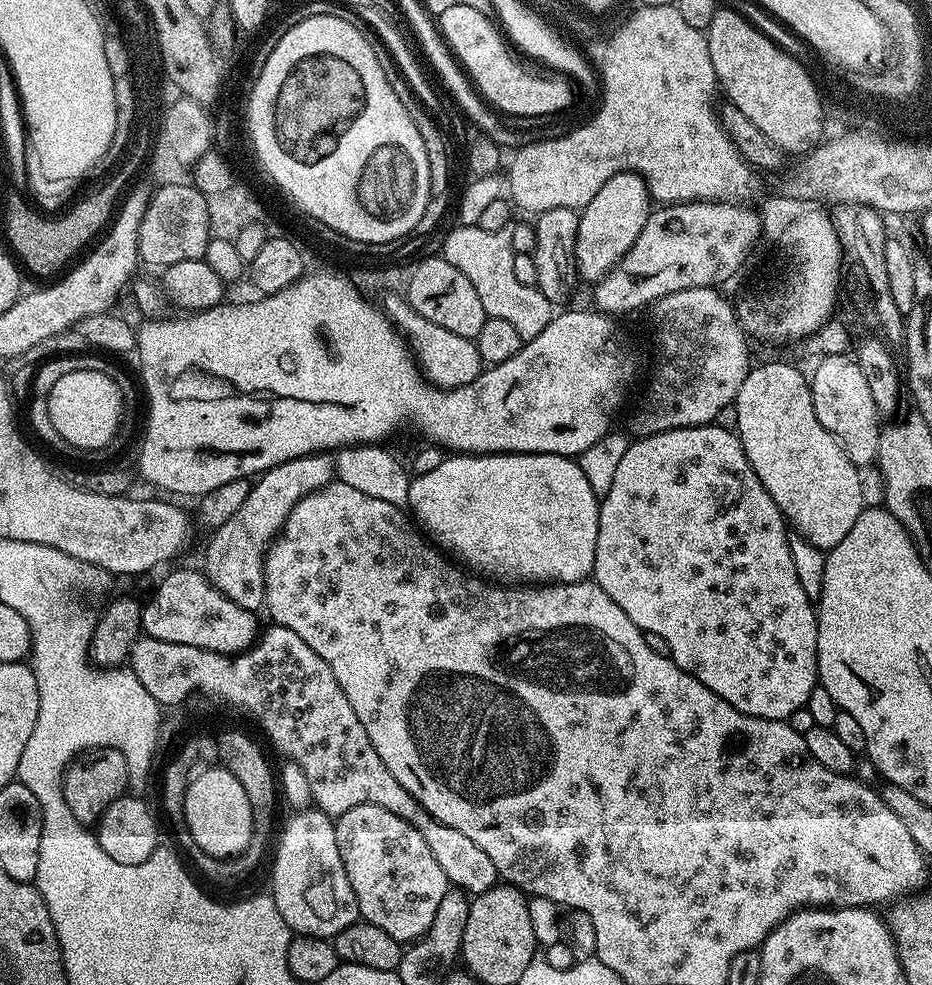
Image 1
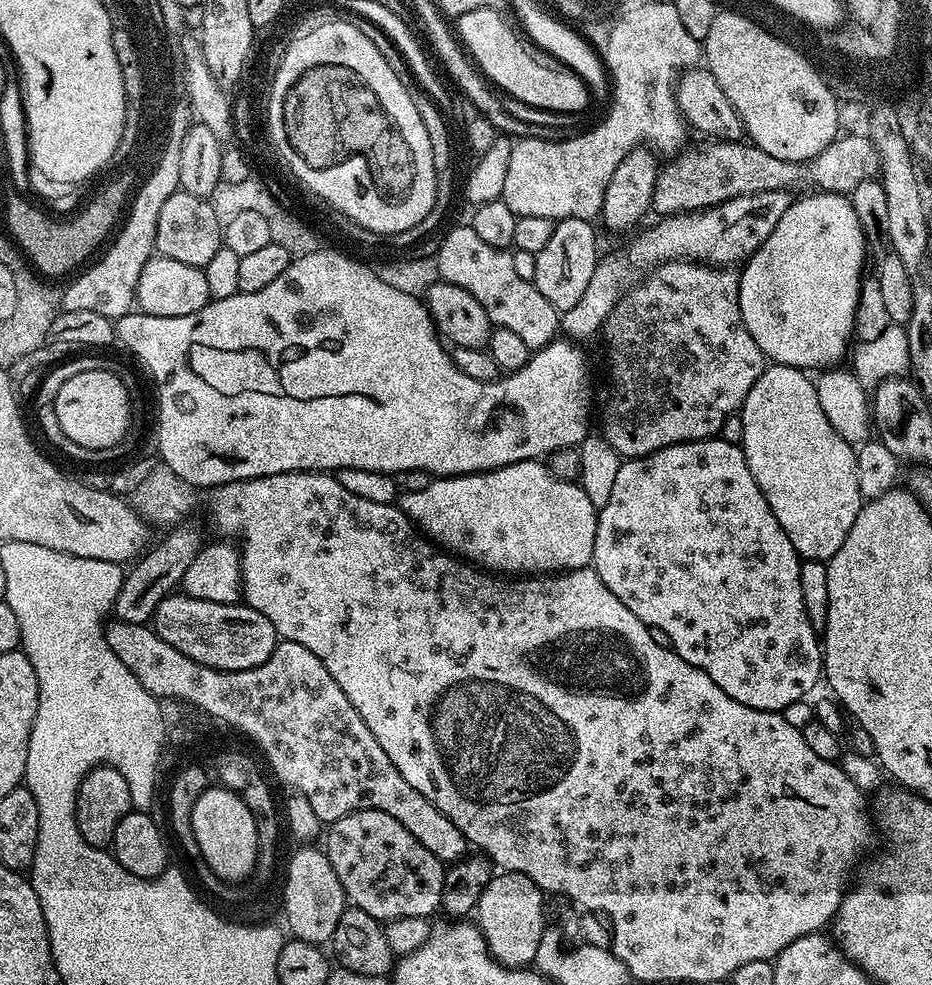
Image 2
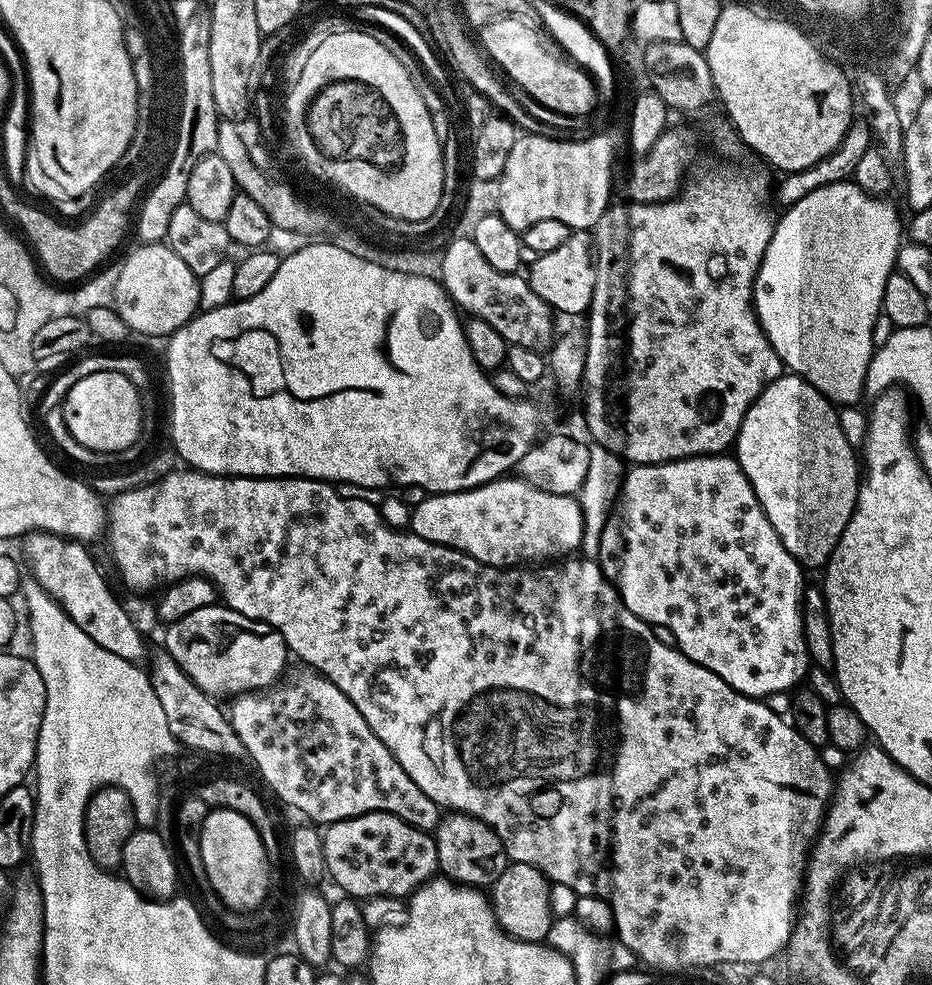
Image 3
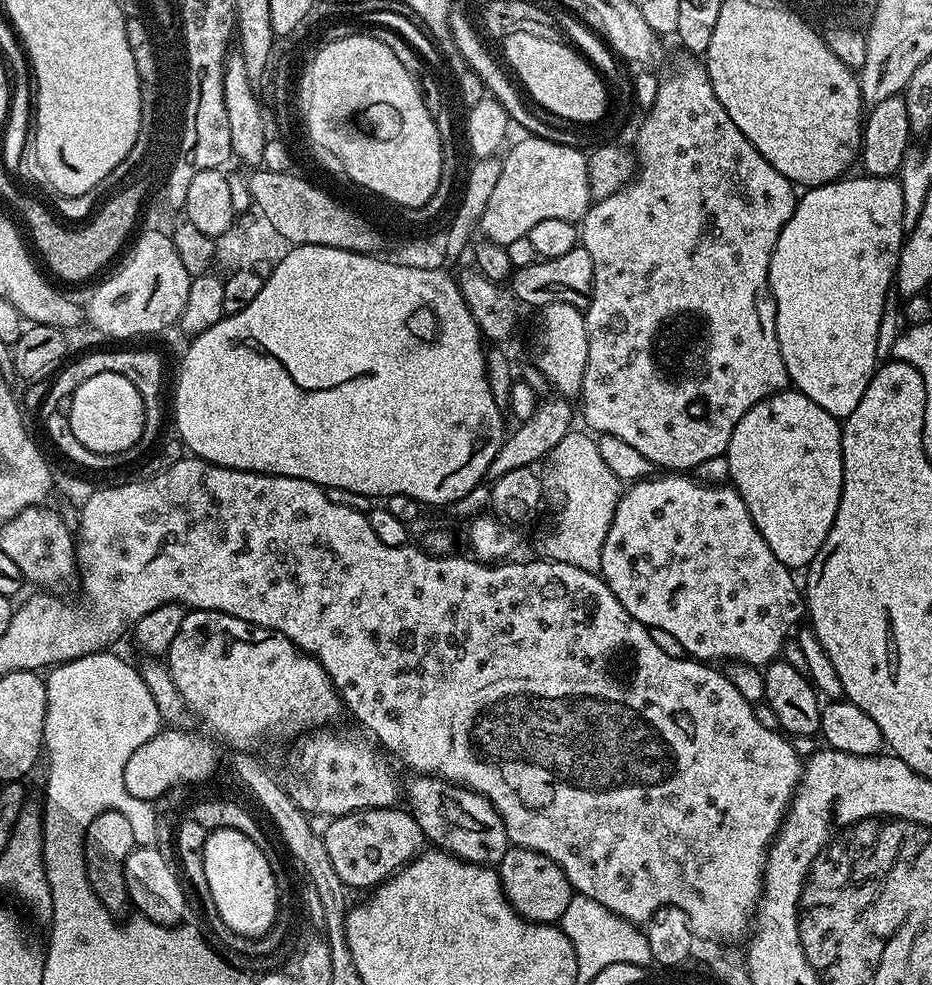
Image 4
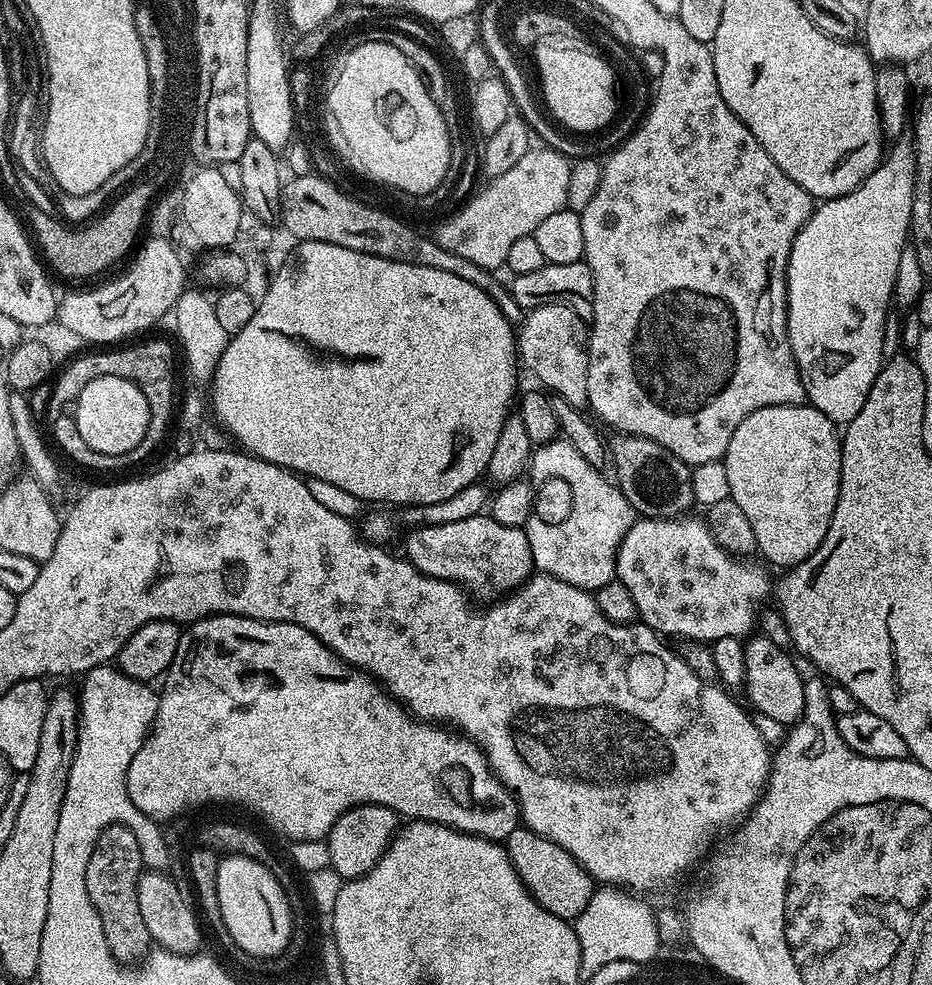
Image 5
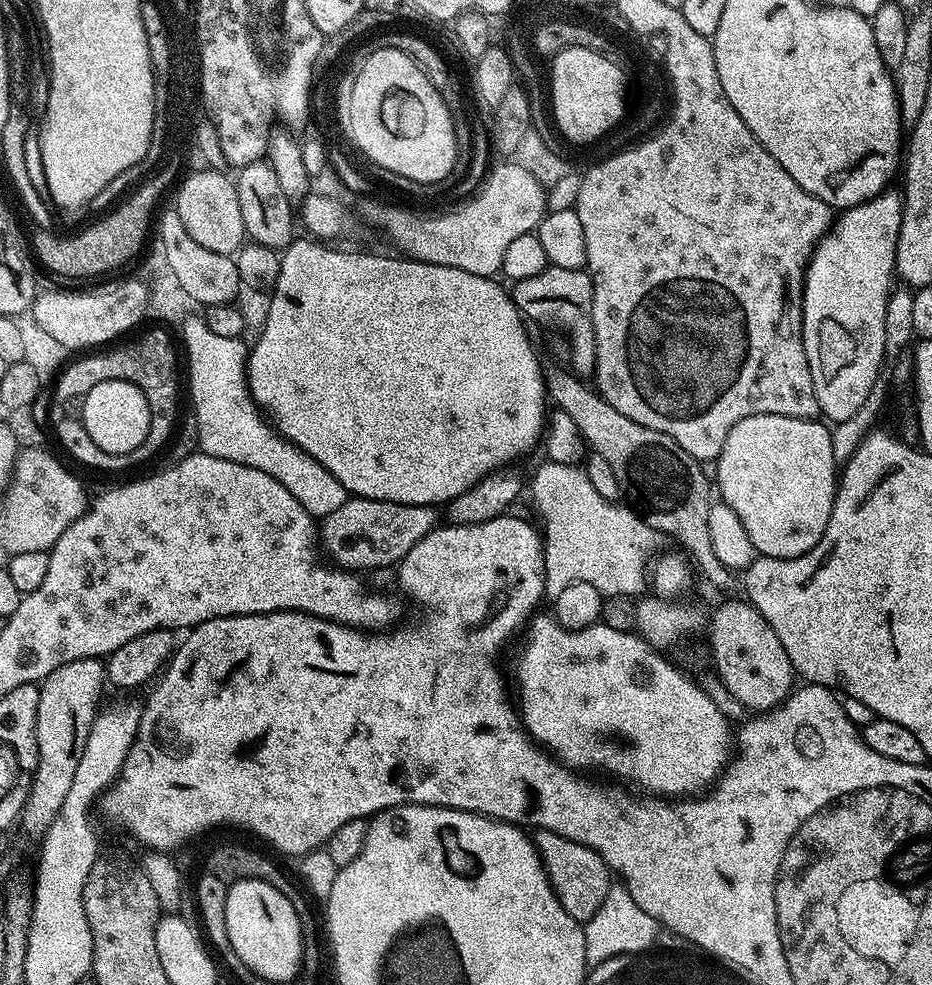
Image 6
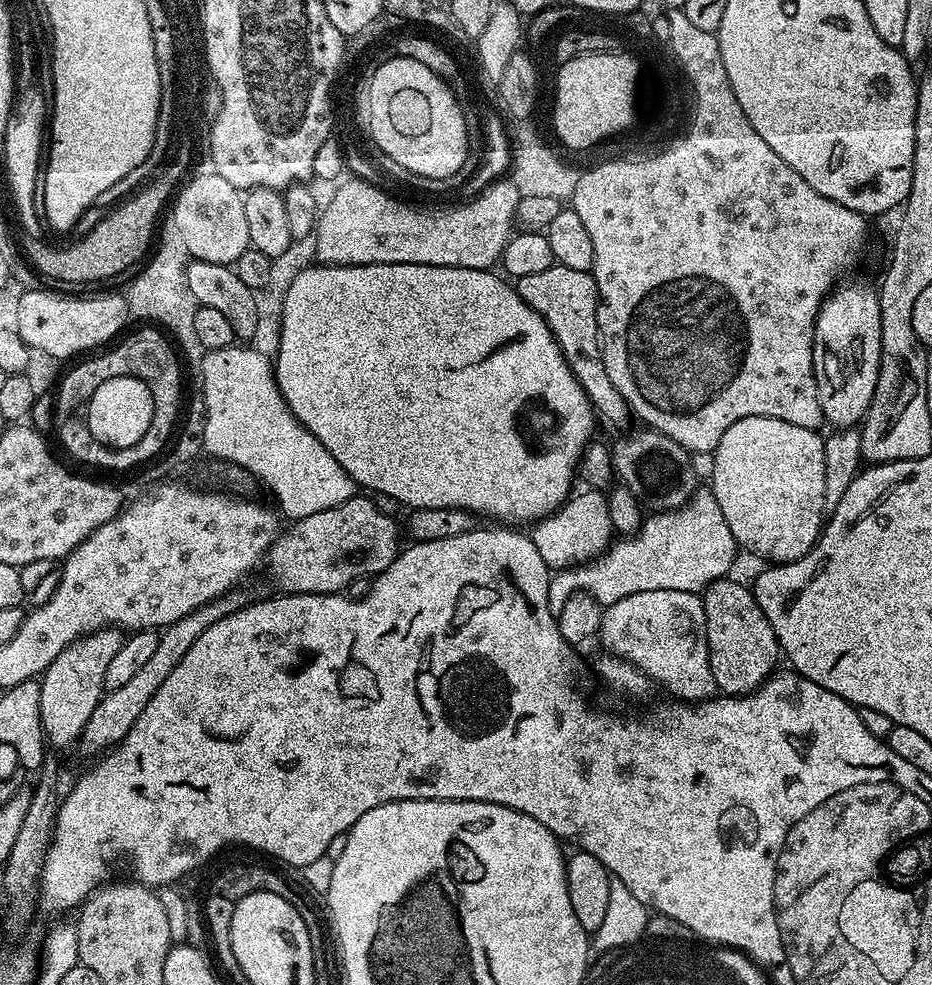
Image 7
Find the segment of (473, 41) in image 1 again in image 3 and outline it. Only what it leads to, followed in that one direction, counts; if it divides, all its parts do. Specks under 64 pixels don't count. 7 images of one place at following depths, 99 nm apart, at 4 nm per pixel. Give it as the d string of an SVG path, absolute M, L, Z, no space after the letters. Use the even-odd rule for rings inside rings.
M498 17L479 29L478 44L486 53L487 59L509 81L512 79L526 95L533 96L542 107L549 108L560 116L582 116L581 118L587 117L597 107L596 85L588 72L561 55L555 47L547 48L540 41L539 34L523 19Z

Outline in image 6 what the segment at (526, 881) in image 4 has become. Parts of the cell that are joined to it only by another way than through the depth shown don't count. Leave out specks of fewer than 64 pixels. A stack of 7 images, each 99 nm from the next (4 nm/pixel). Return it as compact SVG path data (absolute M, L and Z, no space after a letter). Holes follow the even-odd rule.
M545 828L535 833L534 843L536 853L540 856L544 867L544 873L548 875L548 881L562 910L566 910L570 918L581 922L594 918L598 906L602 906L606 894L614 887L613 873L608 869L603 858L594 849L574 842L562 834L554 834Z

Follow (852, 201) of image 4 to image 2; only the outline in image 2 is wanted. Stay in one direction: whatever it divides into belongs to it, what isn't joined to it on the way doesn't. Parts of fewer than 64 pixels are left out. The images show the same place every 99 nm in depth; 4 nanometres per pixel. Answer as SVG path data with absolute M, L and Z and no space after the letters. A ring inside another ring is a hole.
M813 191L811 194L804 194L801 198L793 199L792 205L786 210L786 214L778 221L778 226L770 234L752 256L745 260L739 269L740 289L738 290L738 306L742 314L742 322L746 330L750 330L750 338L758 342L758 346L763 350L765 357L771 363L785 364L791 368L801 370L825 370L839 365L840 359L847 357L850 352L852 340L852 327L856 324L856 307L860 304L860 275L864 272L864 259L868 256L870 245L864 238L864 231L858 222L858 214L854 212L854 206L847 195L838 192Z

